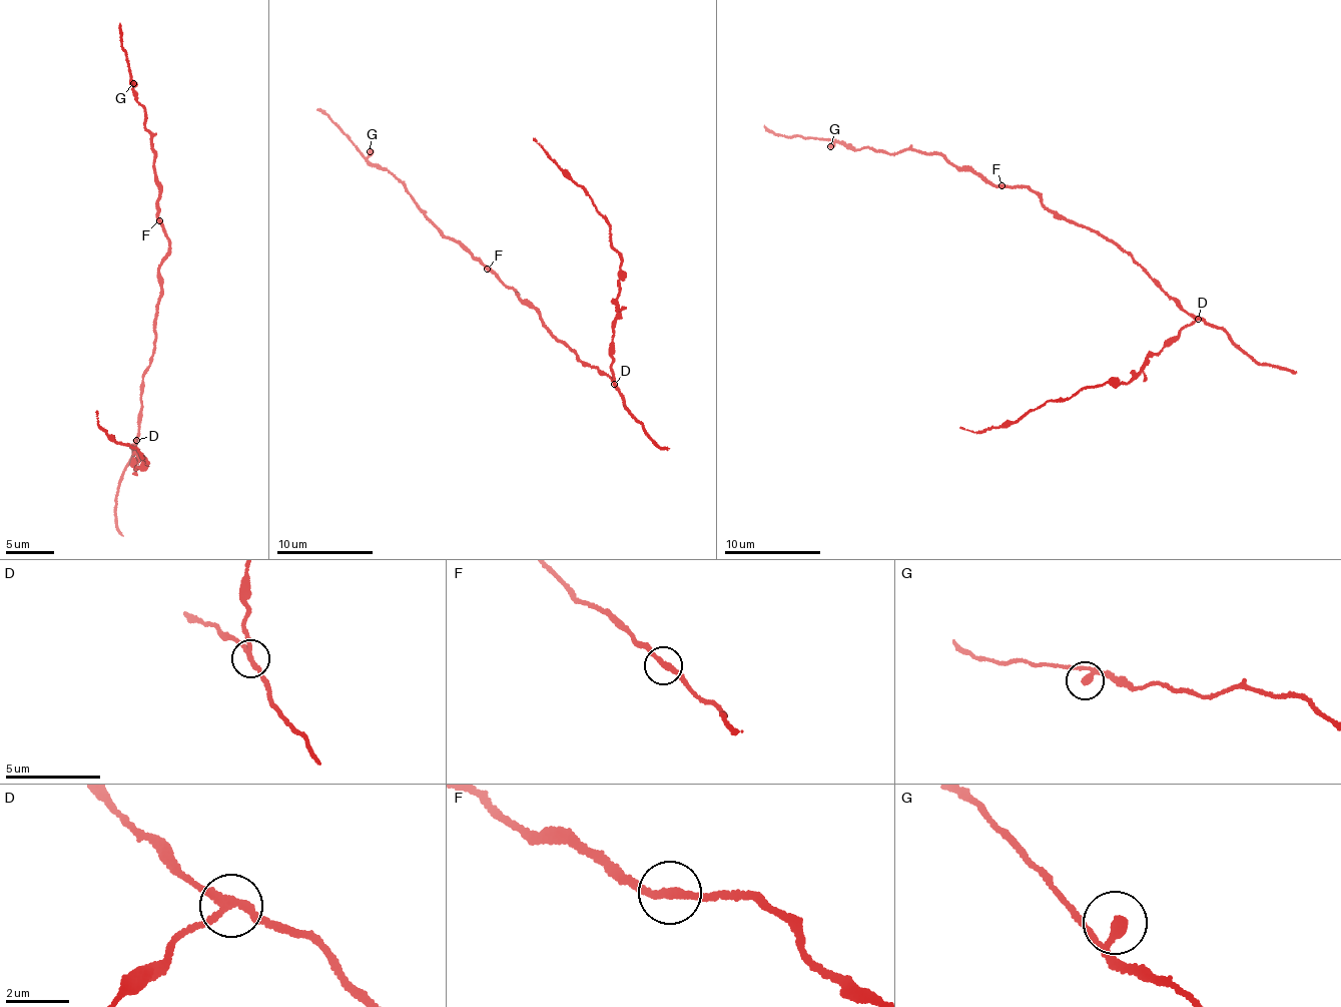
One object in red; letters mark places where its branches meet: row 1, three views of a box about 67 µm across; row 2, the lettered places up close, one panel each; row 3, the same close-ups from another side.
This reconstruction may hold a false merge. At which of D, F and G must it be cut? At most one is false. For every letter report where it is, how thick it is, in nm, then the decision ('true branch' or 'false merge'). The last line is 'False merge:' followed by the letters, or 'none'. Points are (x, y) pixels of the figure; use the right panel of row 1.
D: place (1198, 319); calibre 240 nm; false merge
F: place (1001, 185); calibre 240 nm; true branch
G: place (830, 146); calibre 260 nm; true branch
False merge: D

